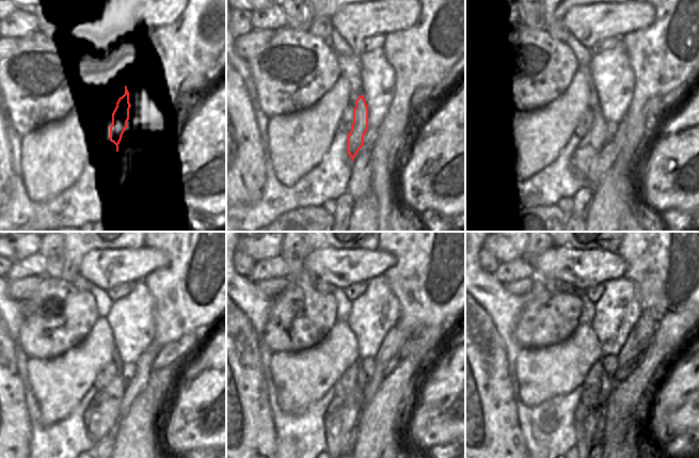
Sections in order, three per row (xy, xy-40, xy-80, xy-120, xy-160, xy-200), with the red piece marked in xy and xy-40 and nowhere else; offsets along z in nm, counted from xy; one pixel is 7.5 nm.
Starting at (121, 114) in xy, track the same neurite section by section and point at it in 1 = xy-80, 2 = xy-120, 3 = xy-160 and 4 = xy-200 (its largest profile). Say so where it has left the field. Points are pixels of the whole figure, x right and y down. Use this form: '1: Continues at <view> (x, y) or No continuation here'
1: Continues at xy-80 (591, 144)
2: Continues at xy-120 (102, 414)
3: Continues at xy-160 (343, 413)
4: Continues at xy-200 (584, 429)

